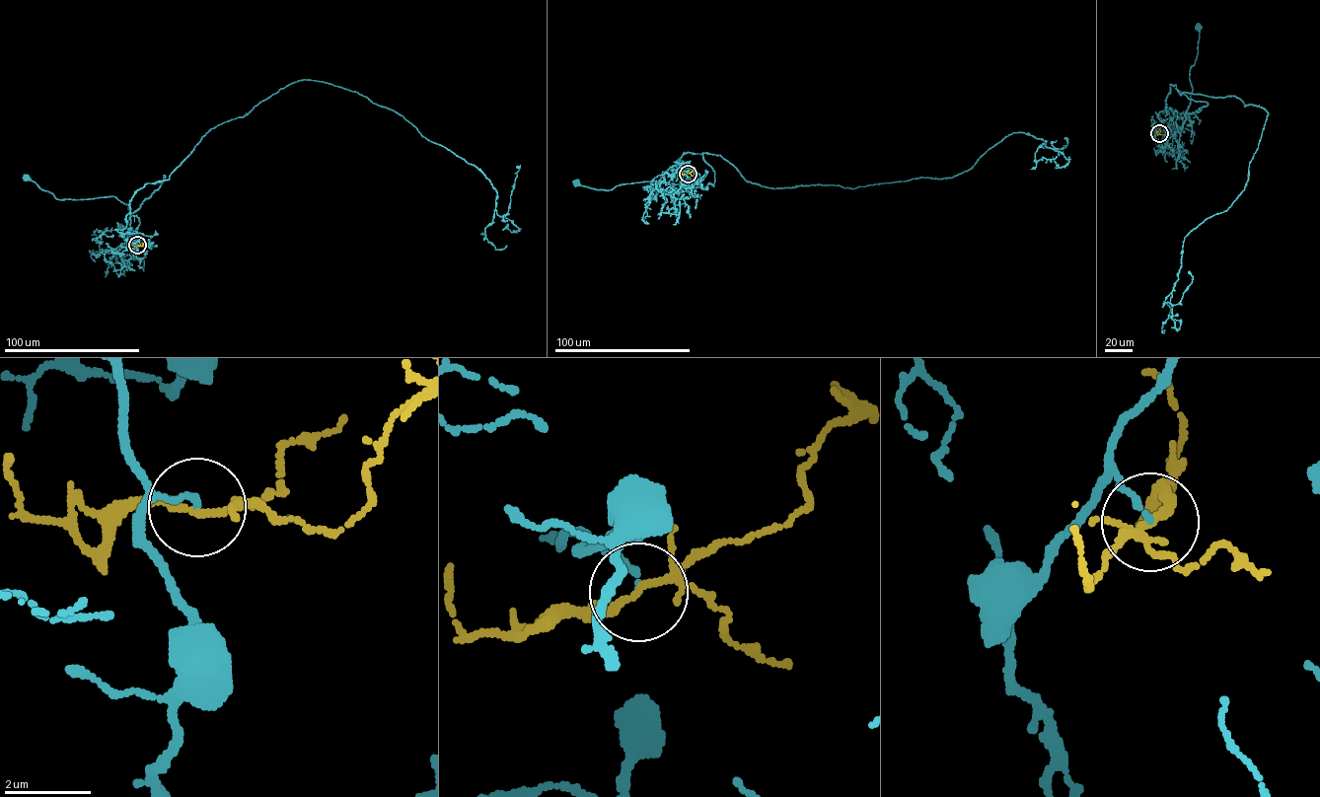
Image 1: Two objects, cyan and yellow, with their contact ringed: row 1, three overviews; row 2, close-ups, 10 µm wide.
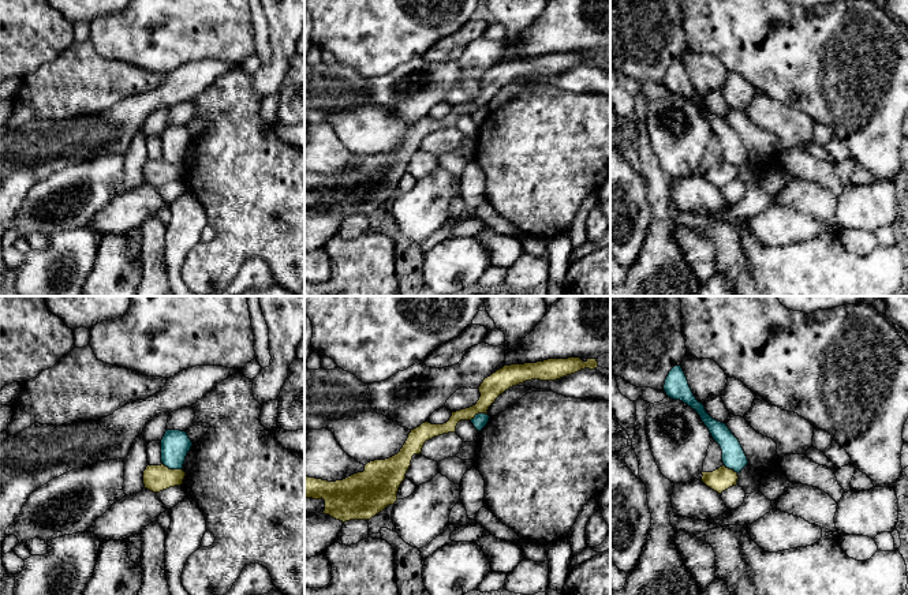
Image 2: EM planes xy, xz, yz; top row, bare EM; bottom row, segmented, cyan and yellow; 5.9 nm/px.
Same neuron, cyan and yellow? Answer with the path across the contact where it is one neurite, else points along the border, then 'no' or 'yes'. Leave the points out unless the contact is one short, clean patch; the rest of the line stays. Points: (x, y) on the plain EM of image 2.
border along xy (163, 157), (169, 163), (182, 164); no

